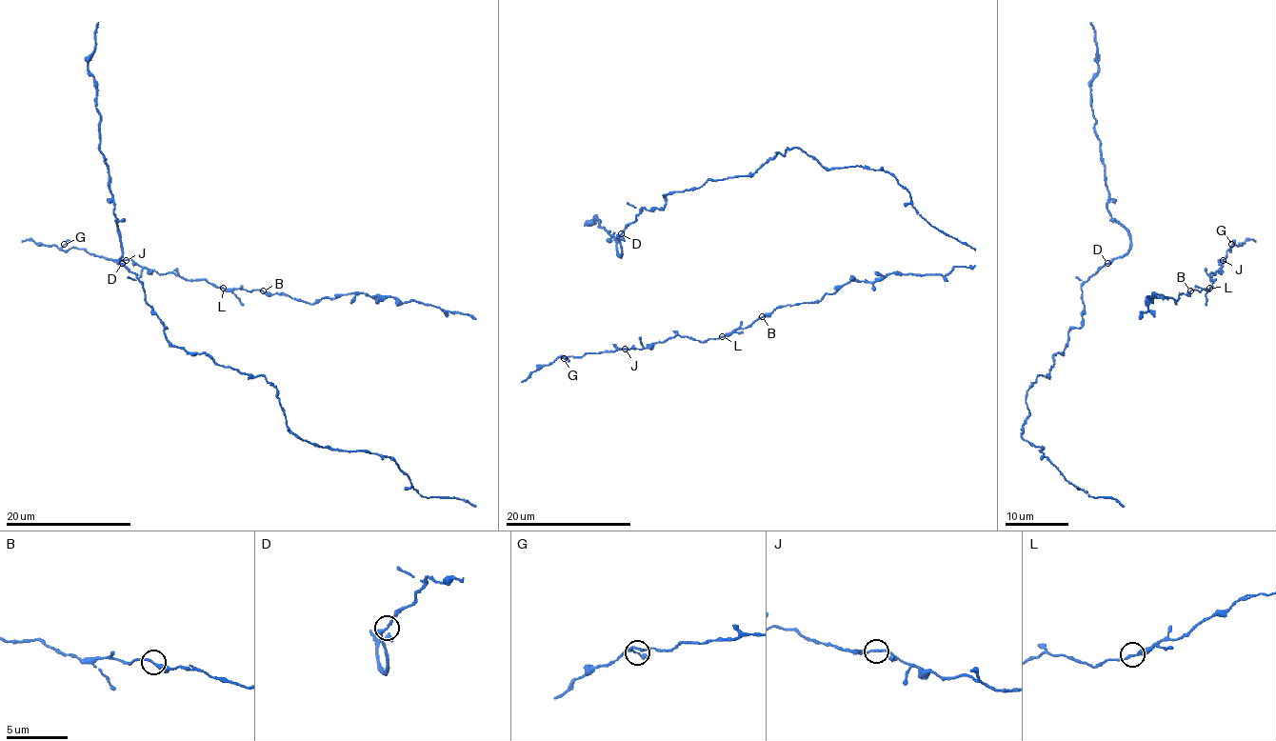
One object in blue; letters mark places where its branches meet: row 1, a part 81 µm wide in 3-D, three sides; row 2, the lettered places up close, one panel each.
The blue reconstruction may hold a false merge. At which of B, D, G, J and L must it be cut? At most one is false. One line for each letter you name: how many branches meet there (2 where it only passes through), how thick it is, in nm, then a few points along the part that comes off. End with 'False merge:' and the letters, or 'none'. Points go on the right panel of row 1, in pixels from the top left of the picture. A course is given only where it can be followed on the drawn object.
False merge: none

